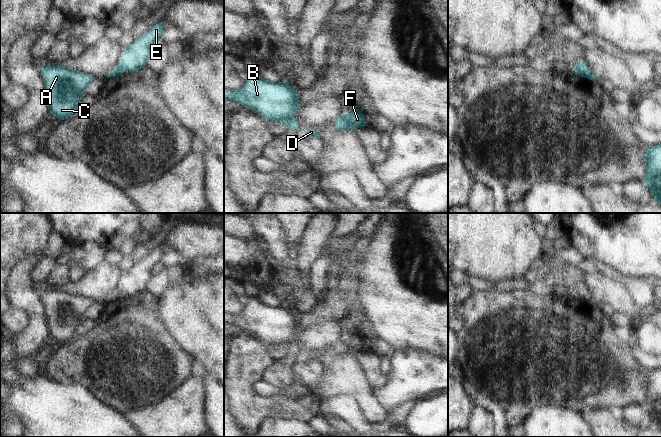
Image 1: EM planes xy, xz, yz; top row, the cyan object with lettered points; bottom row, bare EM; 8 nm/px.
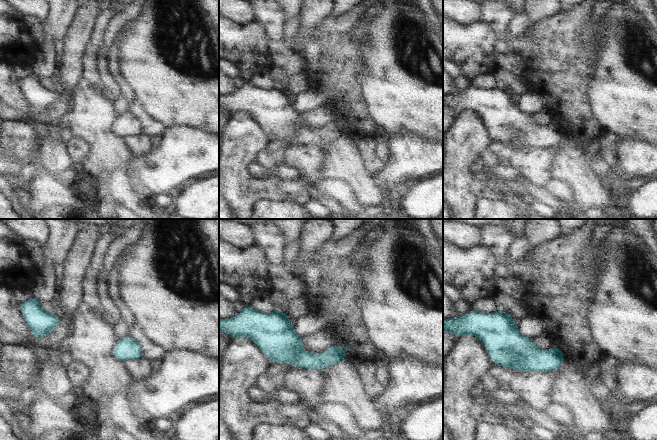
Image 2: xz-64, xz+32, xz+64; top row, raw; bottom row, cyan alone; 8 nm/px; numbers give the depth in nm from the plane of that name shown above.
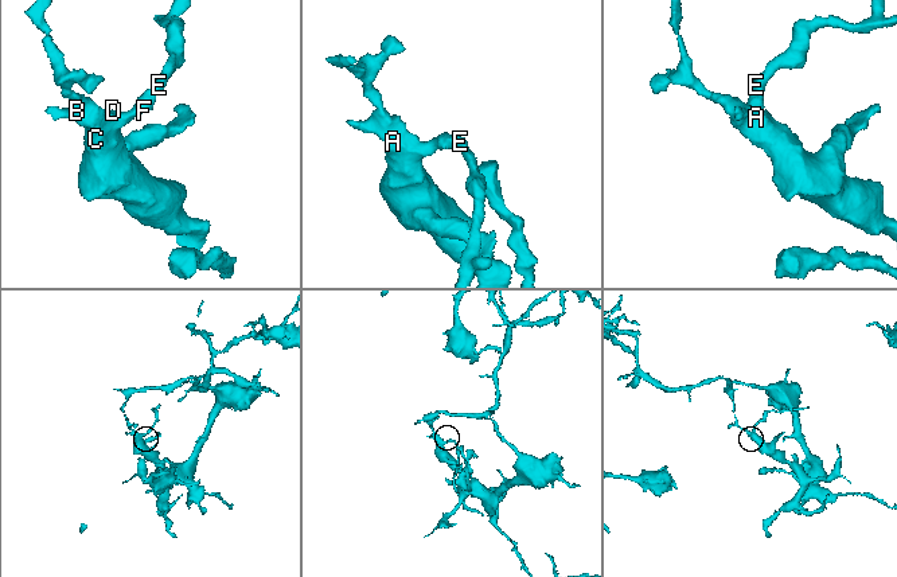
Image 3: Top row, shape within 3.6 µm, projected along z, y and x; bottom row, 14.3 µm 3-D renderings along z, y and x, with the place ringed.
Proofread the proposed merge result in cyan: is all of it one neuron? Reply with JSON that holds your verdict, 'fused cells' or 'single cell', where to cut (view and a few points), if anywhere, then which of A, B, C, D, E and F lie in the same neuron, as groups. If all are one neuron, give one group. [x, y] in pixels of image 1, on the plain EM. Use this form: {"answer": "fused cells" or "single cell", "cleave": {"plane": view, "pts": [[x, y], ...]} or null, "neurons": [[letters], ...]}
{"answer": "single cell", "cleave": null, "neurons": [["A", "B", "C", "D", "E", "F"]]}

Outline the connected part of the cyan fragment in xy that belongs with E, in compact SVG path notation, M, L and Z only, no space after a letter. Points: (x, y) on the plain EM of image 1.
M161 245L147 257L134 264L128 272L124 272L117 290L109 297L108 303L121 300L124 293L131 297L144 292L151 278L152 268L160 262L165 252L163 245Z

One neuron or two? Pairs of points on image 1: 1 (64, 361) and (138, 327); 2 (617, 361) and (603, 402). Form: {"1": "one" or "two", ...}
{"1": "one", "2": "one"}

